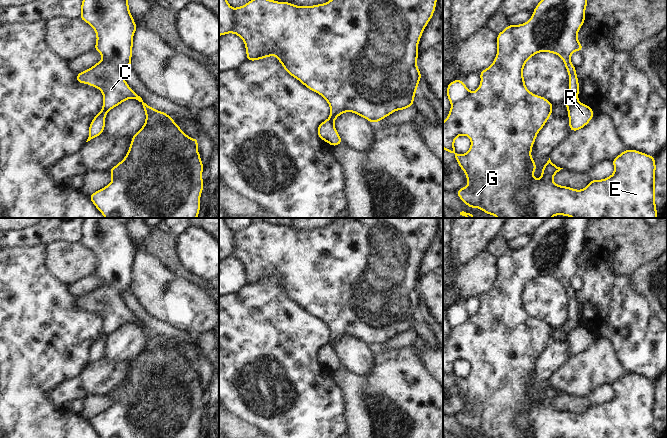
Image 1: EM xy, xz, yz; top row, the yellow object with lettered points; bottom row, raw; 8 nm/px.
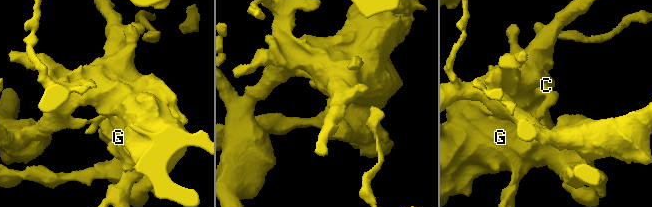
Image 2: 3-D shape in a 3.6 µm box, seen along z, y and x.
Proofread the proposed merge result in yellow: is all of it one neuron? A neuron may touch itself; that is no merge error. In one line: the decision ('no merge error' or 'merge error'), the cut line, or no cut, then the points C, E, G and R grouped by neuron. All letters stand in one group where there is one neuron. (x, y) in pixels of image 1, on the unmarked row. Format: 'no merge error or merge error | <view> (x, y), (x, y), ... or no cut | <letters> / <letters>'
merge error | yz (470, 316), (460, 325), (452, 328) | C E G / R

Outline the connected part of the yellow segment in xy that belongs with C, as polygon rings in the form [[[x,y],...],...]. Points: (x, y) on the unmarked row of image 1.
[[[85,218],[81,228],[79,242],[91,249],[96,256],[97,265],[93,273],[102,279],[103,284],[77,297],[76,305],[98,312],[103,317],[103,332],[107,336],[126,323],[136,323],[142,327],[146,338],[144,350],[133,359],[125,382],[108,394],[112,399],[112,406],[88,421],[102,438],[199,438],[200,420],[204,411],[202,404],[204,390],[197,373],[198,362],[191,363],[168,338],[157,335],[144,327],[142,322],[128,310],[120,297],[122,291],[131,293],[133,259],[137,253],[129,235],[129,219]]]

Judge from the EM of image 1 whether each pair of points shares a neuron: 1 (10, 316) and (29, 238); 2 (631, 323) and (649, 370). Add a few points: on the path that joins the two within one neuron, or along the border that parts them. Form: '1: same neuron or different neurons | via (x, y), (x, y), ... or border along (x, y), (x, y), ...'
1: different neurons | border along (46, 245), (10, 248)
2: same neuron | via (637, 335), (646, 347), (649, 358)

